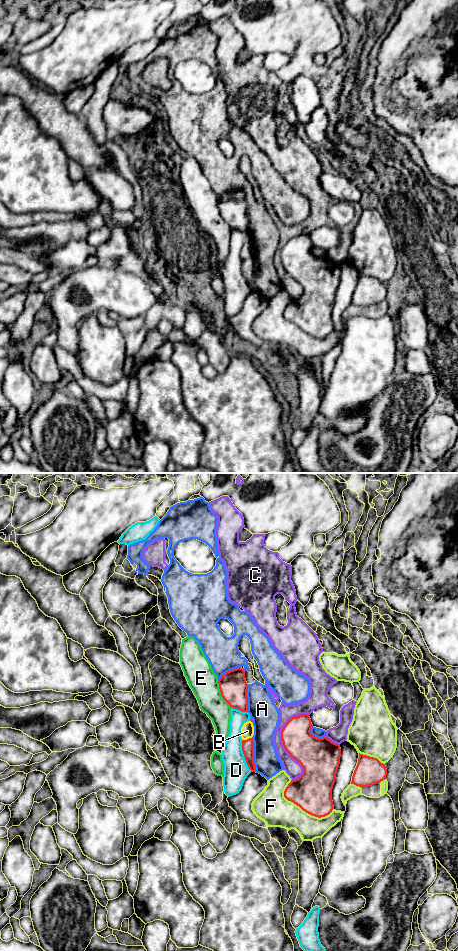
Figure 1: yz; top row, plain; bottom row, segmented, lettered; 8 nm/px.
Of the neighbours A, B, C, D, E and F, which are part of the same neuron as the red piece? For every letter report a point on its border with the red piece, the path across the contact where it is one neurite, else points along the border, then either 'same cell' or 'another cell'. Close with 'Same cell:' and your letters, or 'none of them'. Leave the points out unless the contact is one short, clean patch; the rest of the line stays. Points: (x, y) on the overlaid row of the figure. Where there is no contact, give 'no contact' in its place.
A: contact yz (253, 754); another cell
B: contact yz (247, 739); border yz (251, 737), (242, 740); another cell
C: contact yz (282, 741); another cell
D: contact yz (244, 756); another cell
E: contact yz (221, 694); another cell
F: contact yz (306, 812); another cell
Same cell: none of them

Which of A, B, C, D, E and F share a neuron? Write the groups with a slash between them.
A / B / C / D / E / F

